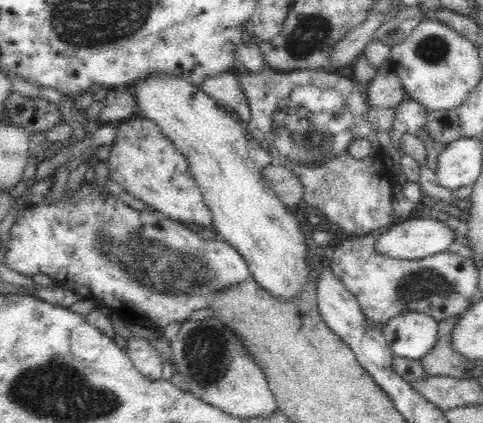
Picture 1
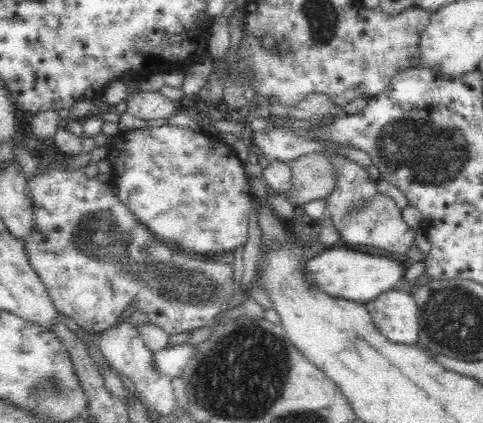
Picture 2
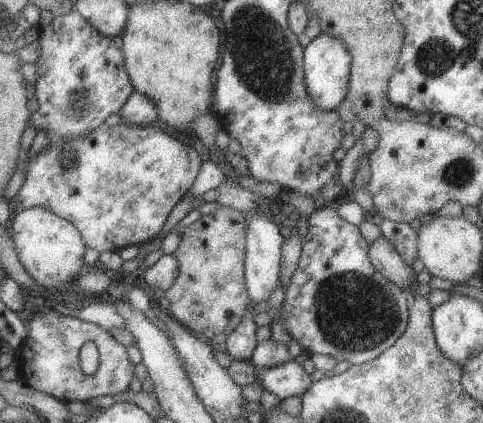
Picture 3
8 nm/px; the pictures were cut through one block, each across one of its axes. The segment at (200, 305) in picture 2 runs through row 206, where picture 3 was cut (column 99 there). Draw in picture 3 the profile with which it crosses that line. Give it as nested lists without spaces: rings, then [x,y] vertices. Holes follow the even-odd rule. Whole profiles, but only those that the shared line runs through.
[[[75,8],[59,18],[53,18],[49,24],[41,26],[37,32],[37,46],[39,46],[39,58],[37,64],[37,78],[35,78],[35,100],[37,110],[29,116],[29,126],[33,126],[37,132],[47,132],[49,146],[63,144],[65,140],[79,140],[81,136],[91,134],[97,130],[103,120],[119,112],[121,106],[127,102],[127,98],[133,94],[133,86],[129,80],[129,74],[125,72],[125,56],[121,50],[113,46],[113,38],[107,38],[99,34]]]

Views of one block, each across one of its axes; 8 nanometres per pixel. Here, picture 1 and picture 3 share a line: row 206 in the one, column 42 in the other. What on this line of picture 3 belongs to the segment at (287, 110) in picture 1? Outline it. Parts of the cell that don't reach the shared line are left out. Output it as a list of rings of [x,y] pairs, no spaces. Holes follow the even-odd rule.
[[[47,306],[47,310],[43,314],[33,314],[35,318],[29,322],[29,332],[27,332],[27,338],[23,342],[23,346],[17,350],[17,362],[13,366],[19,368],[19,380],[23,380],[27,386],[35,388],[37,392],[45,392],[53,398],[59,398],[63,402],[91,402],[91,400],[97,400],[97,398],[103,398],[103,396],[117,396],[117,394],[123,394],[129,390],[129,382],[131,382],[131,376],[133,376],[133,368],[135,364],[129,362],[127,354],[125,354],[125,346],[121,342],[117,342],[107,330],[103,330],[101,326],[97,324],[89,324],[85,320],[79,320],[79,318],[71,318],[71,316],[61,316],[57,314],[51,306]],[[87,342],[95,342],[97,344],[97,352],[99,352],[99,366],[95,370],[95,374],[91,376],[85,376],[79,368],[79,348]]]

